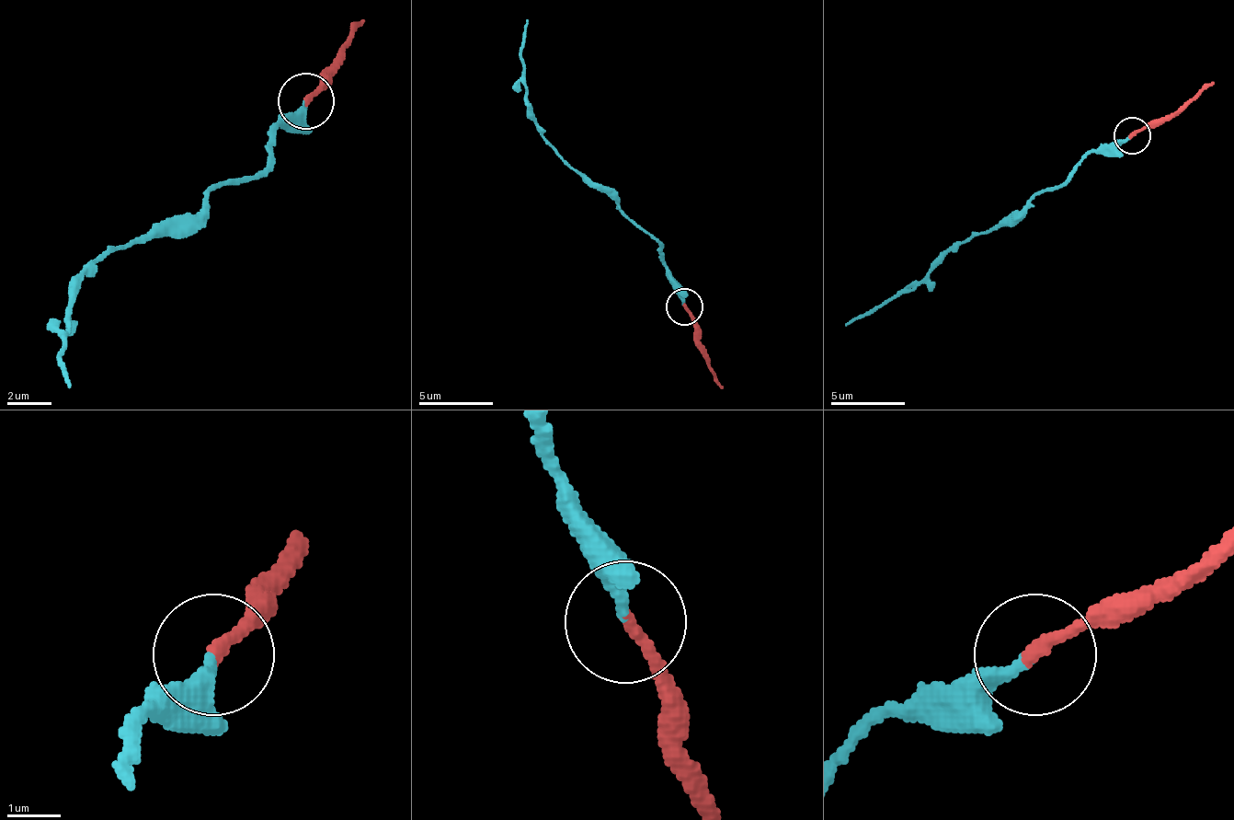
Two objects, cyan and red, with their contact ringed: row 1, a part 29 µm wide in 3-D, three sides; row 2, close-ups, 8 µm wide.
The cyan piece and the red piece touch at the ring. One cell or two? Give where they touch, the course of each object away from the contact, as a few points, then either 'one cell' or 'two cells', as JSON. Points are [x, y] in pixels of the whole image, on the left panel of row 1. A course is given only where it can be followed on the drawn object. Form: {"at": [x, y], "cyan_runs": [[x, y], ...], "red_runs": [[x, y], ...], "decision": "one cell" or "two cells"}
{"at": [306, 100], "cyan_runs": [[304, 99], [282, 121], [271, 161], [221, 183], [193, 216], [154, 222], [82, 278], [59, 356], [71, 389]], "red_runs": [[304, 99], [332, 72], [366, 21]], "decision": "two cells"}

